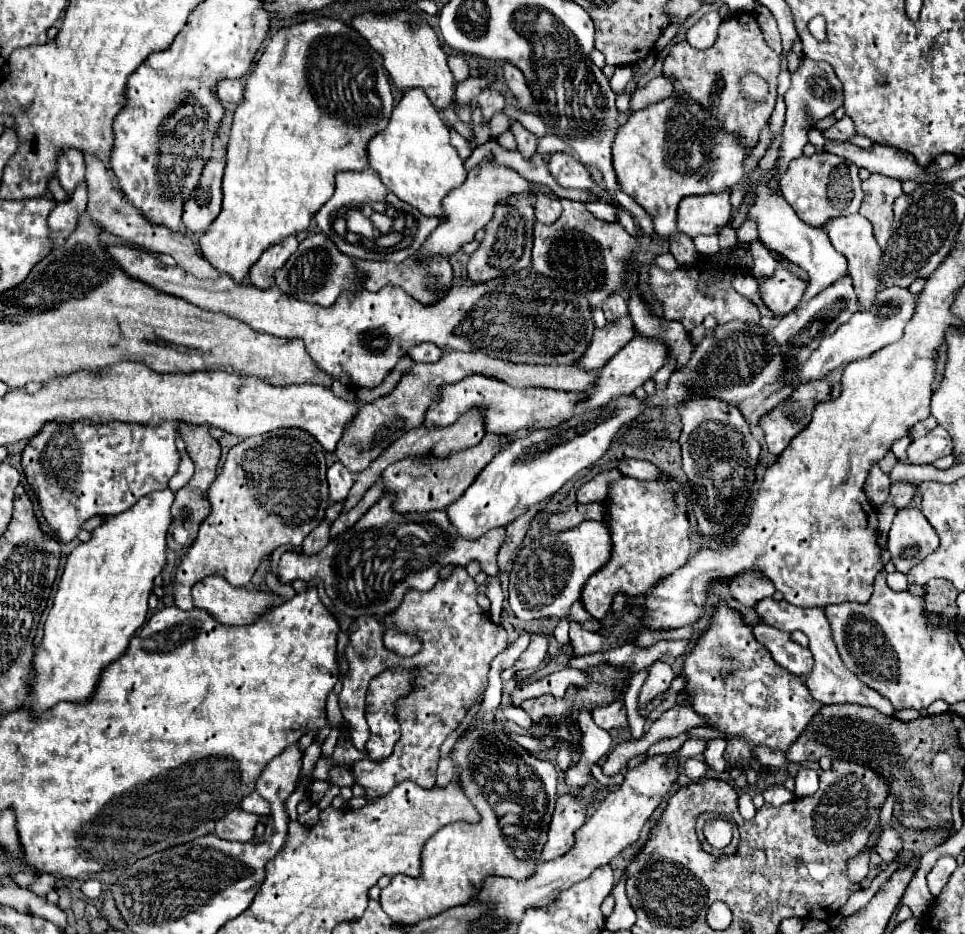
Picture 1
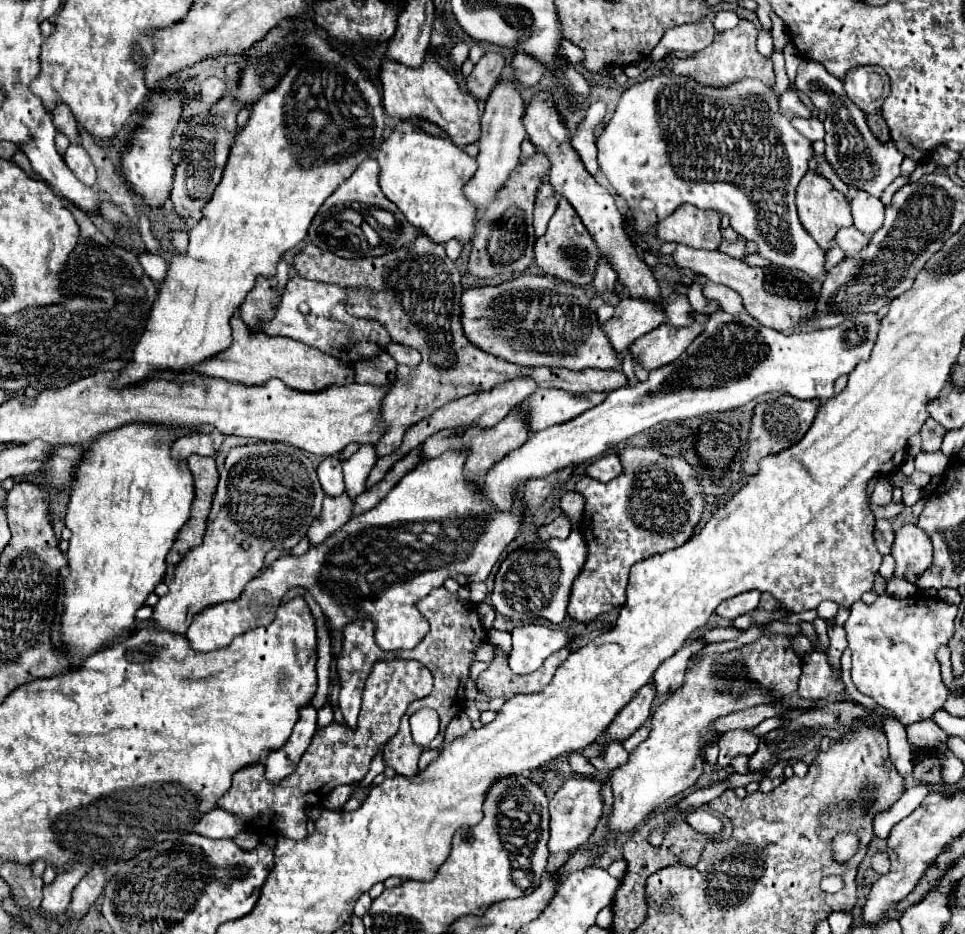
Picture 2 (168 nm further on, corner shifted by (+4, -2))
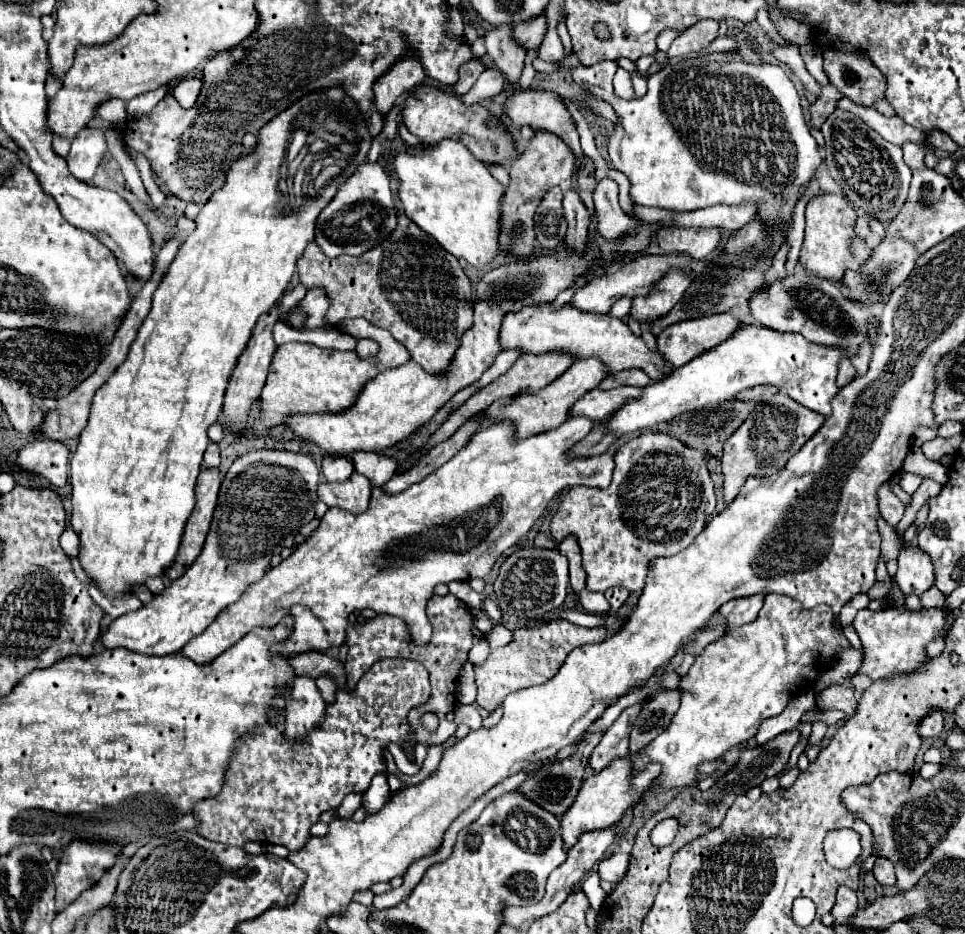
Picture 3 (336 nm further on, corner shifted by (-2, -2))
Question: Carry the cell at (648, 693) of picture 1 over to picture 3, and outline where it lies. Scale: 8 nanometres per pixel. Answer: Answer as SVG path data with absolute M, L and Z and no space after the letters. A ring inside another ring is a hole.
M641 704L625 708L623 714L613 722L613 726L603 734L601 742L595 746L589 758L589 764L593 766L595 772L607 768L615 758L629 756L629 734L633 720L639 716L639 712L641 712Z

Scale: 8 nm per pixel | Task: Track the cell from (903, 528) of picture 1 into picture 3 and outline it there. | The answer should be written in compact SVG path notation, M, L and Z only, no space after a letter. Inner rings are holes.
M919 546L903 548L897 562L899 562L899 570L895 574L895 580L903 594L921 596L927 588L933 586L935 580L933 560L923 548Z

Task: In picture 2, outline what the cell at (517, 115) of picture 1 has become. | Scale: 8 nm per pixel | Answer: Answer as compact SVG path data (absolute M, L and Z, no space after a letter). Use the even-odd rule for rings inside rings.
M487 52L477 64L471 76L467 76L467 90L479 98L487 100L493 86L497 84L501 70L505 66L505 56L501 52Z

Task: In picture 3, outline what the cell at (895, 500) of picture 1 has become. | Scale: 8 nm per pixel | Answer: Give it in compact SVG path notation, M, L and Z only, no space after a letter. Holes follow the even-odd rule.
M913 446L911 452L909 452L909 456L905 458L903 470L919 474L921 478L933 478L935 482L941 482L941 484L947 482L947 468L941 466L939 462L935 462L935 460L925 458L923 452L921 452L921 448L917 448L917 446Z

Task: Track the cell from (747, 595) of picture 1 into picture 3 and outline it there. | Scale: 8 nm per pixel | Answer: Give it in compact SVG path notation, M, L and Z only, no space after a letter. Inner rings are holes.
M765 594L741 598L741 600L731 600L729 604L723 604L719 608L719 614L727 620L729 626L737 628L741 624L749 624L757 618L757 614L763 606L763 598L765 598Z

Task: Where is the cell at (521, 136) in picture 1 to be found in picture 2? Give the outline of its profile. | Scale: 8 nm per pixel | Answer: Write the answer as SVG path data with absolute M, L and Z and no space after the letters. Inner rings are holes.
M543 182L537 192L537 200L535 200L533 228L535 228L537 236L543 236L543 232L547 230L547 224L549 224L555 208L557 208L557 196L550 183Z

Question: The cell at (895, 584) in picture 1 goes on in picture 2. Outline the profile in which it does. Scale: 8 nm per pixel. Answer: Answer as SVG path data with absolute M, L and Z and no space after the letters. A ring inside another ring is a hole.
M899 578L887 580L887 594L893 598L909 598L915 592L917 592L917 586L909 584L907 580L899 580Z

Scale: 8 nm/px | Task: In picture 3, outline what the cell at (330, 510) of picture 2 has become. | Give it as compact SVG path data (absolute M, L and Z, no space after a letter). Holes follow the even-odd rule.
M353 472L353 476L345 482L335 482L335 484L321 484L317 488L319 500L325 502L329 508L341 508L347 512L365 512L369 506L371 498L371 482Z

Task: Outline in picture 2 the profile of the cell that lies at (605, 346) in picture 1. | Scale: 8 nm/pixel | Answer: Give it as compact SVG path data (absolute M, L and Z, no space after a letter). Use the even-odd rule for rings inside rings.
M623 298L617 304L615 316L603 324L603 332L609 336L615 352L625 352L639 336L655 330L665 322L663 308L647 304L647 300Z

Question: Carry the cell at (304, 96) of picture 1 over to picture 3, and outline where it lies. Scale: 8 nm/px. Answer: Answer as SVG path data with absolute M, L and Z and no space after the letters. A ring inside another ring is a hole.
M335 84L335 86L329 86L329 88L323 88L323 92L313 92L313 94L305 94L303 98L299 98L297 102L293 102L289 108L285 108L281 114L277 114L273 120L269 120L261 130L259 130L259 142L257 146L241 156L233 166L231 166L231 172L227 174L227 182L221 190L217 190L209 202L201 208L199 216L195 218L195 232L181 244L175 260L171 262L167 274L161 278L159 282L159 288L155 290L153 294L153 304L151 304L151 312L147 314L145 322L141 324L139 332L137 332L137 338L133 340L131 348L129 348L129 354L125 358L125 362L115 370L115 374L97 390L95 398L93 398L93 406L91 406L91 414L89 414L89 422L85 426L85 430L81 432L81 438L79 438L79 446L71 458L71 486L73 486L73 512L71 512L71 528L79 534L79 562L85 570L85 574L89 576L89 580L99 588L101 594L109 596L109 598L123 598L123 596L135 596L133 594L133 588L135 586L145 586L149 578L155 578L155 576L163 576L165 570L175 562L177 558L177 552L179 552L179 546L181 546L181 538L183 538L183 530L185 530L185 524L195 508L195 486L197 486L197 474L201 470L201 462L203 462L203 454L209 446L209 436L207 436L207 430L211 424L217 422L219 418L219 412L221 412L221 406L223 406L223 394L225 394L225 388L227 388L227 380L233 372L233 366L237 362L237 356L243 352L249 336L251 336L251 330L257 322L257 318L271 310L275 306L275 302L283 296L291 276L293 276L293 270L295 270L295 262L297 262L297 256L301 256L301 252L305 250L305 246L313 240L315 236L315 220L317 216L321 214L321 210L333 200L335 192L337 192L337 186L345 182L347 174L351 174L353 166L345 166L343 172L339 172L337 176L329 178L329 182L321 188L317 188L315 192L311 194L301 194L301 184L295 184L293 180L293 172L289 170L289 160L287 160L287 148L291 144L291 138L293 138L293 132L299 130L303 124L307 122L325 122L325 120L339 120L339 140L345 142L343 150L345 152L351 152L351 154L367 154L369 148L371 148L371 136L369 136L369 118L367 114L361 114L357 102L343 90L341 84Z

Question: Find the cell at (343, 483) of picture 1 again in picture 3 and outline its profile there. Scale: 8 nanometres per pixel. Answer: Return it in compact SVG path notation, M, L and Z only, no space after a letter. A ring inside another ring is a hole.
M325 456L321 470L327 482L345 482L353 474L353 464L347 456Z

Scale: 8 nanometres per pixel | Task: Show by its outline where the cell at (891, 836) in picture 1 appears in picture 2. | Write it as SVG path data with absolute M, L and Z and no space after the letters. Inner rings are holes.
M877 852L873 858L871 858L871 866L877 874L887 874L889 872L889 858L885 852Z

